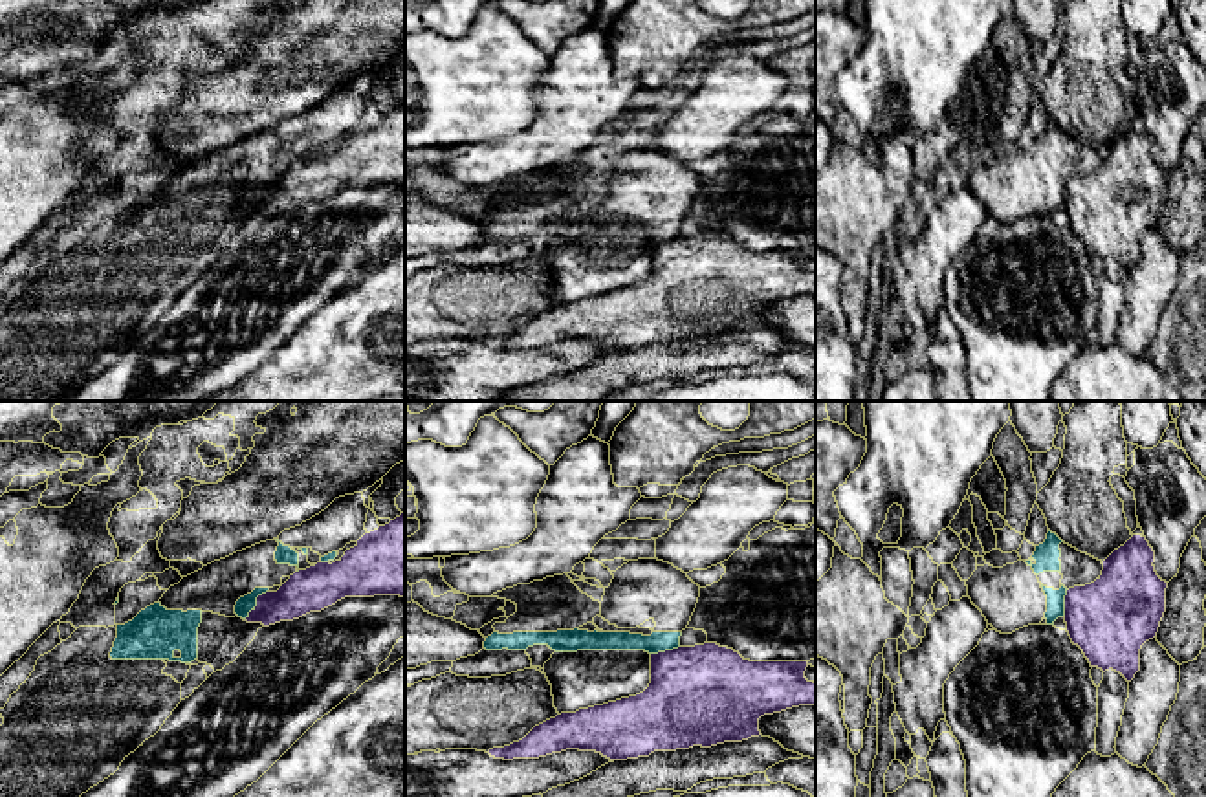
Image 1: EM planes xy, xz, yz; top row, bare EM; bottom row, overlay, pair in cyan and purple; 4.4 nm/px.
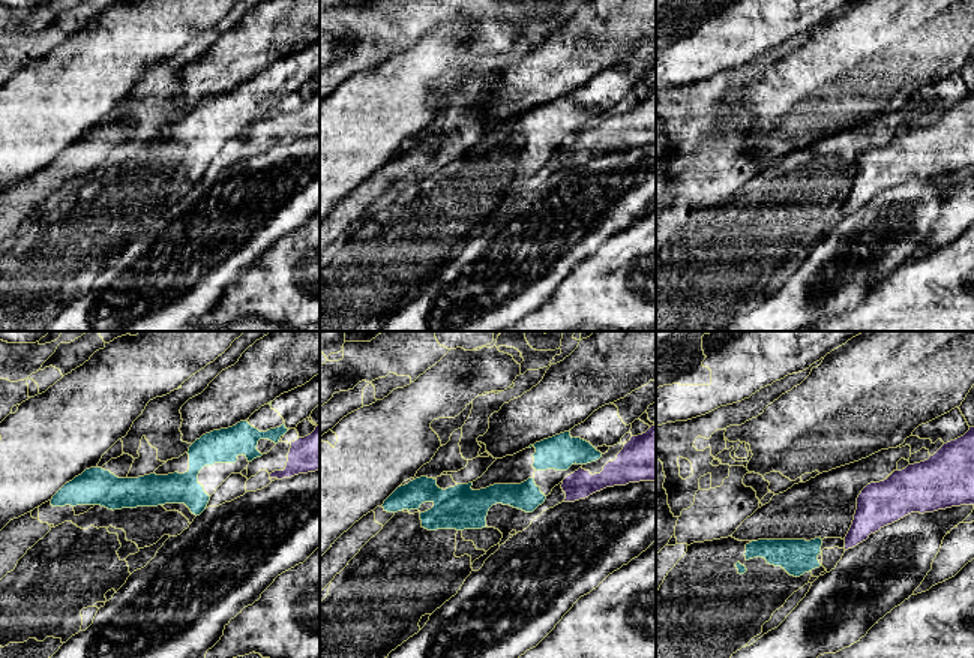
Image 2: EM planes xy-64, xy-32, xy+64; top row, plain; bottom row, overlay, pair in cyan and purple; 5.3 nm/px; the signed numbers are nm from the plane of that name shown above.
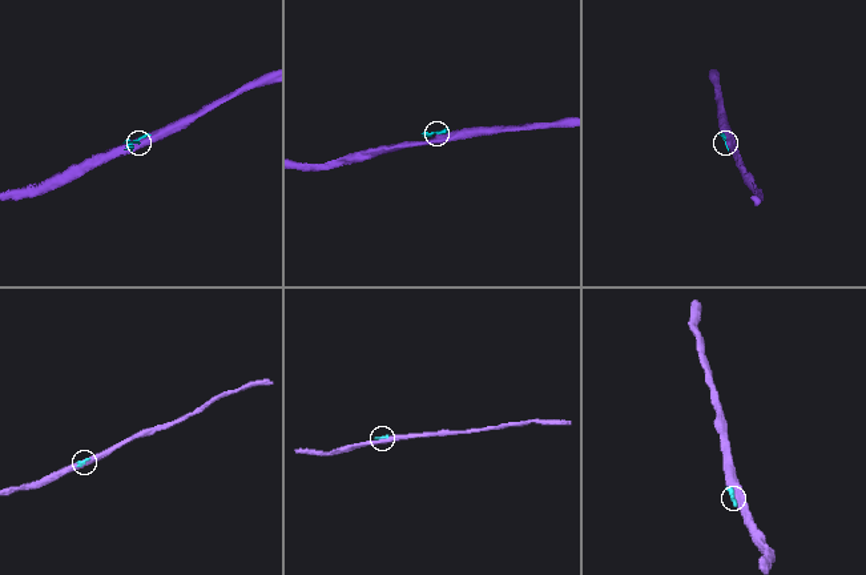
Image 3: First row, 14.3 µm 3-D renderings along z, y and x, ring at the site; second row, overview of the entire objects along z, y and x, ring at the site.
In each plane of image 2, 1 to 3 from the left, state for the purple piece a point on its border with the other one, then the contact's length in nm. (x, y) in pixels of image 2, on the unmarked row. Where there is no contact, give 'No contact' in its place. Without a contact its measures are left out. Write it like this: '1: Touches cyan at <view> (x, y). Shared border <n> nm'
1: No contact
2: No contact
3: No contact

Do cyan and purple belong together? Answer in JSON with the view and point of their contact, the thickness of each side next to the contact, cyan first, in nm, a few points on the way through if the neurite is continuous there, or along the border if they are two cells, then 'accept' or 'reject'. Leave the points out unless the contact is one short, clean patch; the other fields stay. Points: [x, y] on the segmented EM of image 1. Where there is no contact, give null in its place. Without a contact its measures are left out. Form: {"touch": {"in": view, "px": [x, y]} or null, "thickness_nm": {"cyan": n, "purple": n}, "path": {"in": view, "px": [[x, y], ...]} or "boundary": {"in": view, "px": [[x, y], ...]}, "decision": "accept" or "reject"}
{"touch": {"in": "xy", "px": [255, 605]}, "thickness_nm": {"cyan": 80, "purple": 190}, "boundary": {"in": "xy", "px": [[266, 590], [257, 598], [257, 605], [244, 620]]}, "decision": "reject"}

